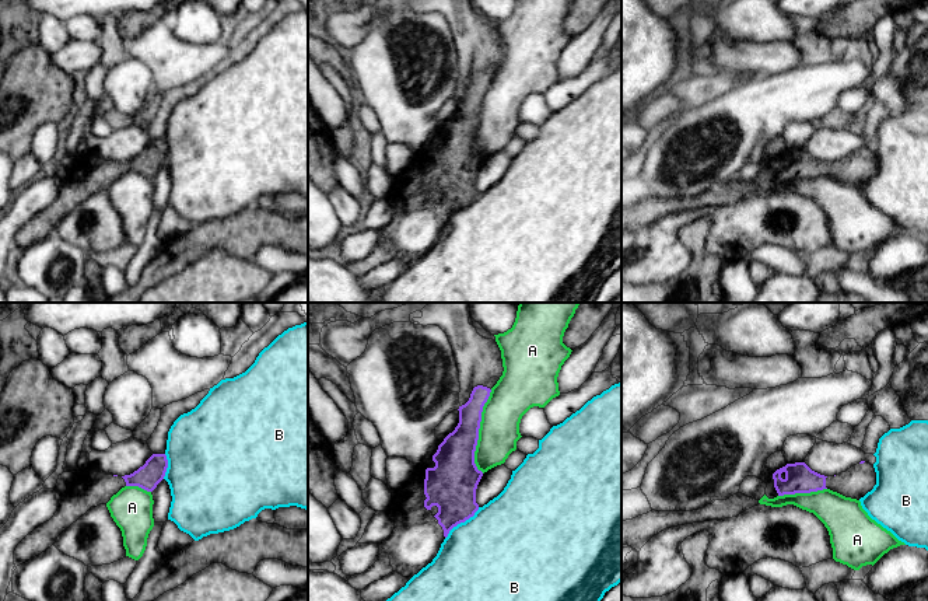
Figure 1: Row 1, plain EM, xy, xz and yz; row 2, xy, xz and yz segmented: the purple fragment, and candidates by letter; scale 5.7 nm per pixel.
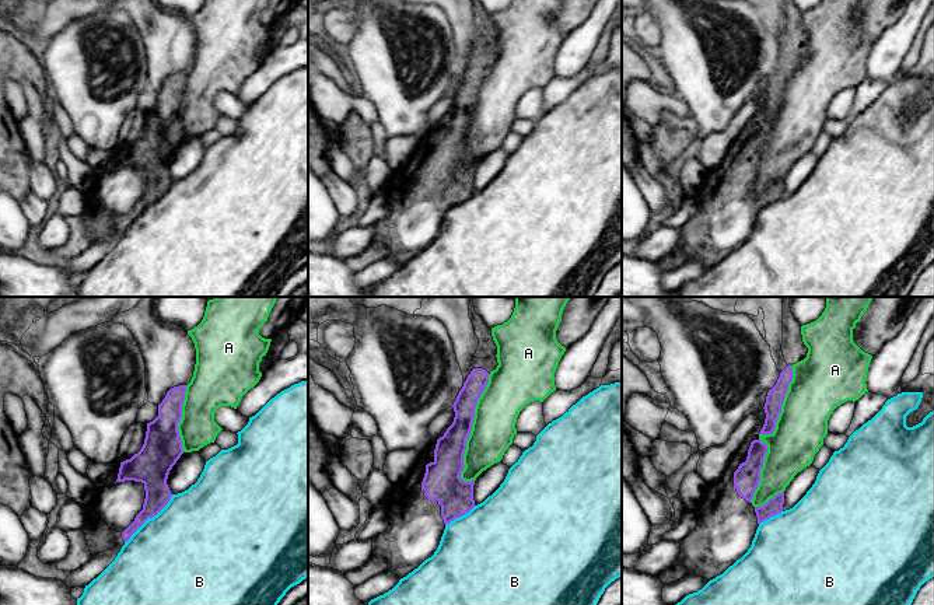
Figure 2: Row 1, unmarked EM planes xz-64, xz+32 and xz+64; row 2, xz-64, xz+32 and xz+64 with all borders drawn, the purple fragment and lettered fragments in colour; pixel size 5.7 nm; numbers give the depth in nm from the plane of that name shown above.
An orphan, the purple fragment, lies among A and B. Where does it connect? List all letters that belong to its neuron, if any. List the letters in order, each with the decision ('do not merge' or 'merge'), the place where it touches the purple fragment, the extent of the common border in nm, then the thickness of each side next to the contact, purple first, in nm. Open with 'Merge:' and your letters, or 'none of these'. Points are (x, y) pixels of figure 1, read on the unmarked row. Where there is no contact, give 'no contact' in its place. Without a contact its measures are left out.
Merge: none of these
A: do not merge; contact xz (477, 118); length 480 nm; calibres 240 and 240 nm
B: do not merge; contact xz (461, 208); length 260 nm; calibres 300 and 480 nm

